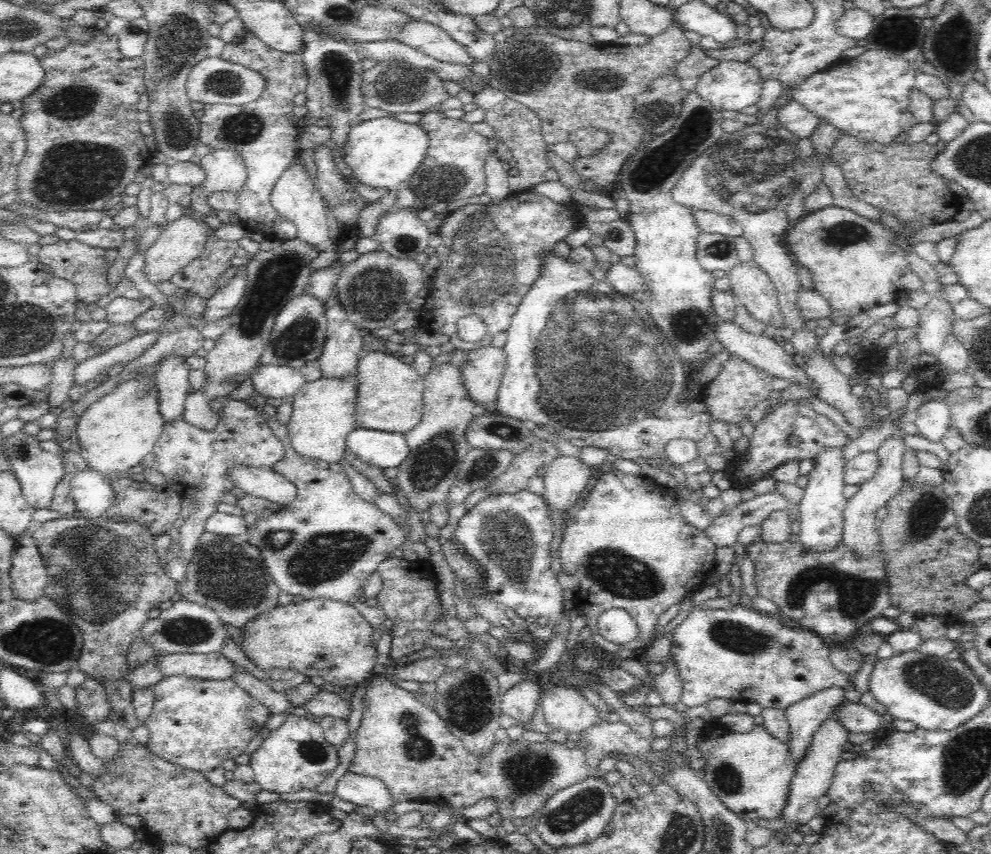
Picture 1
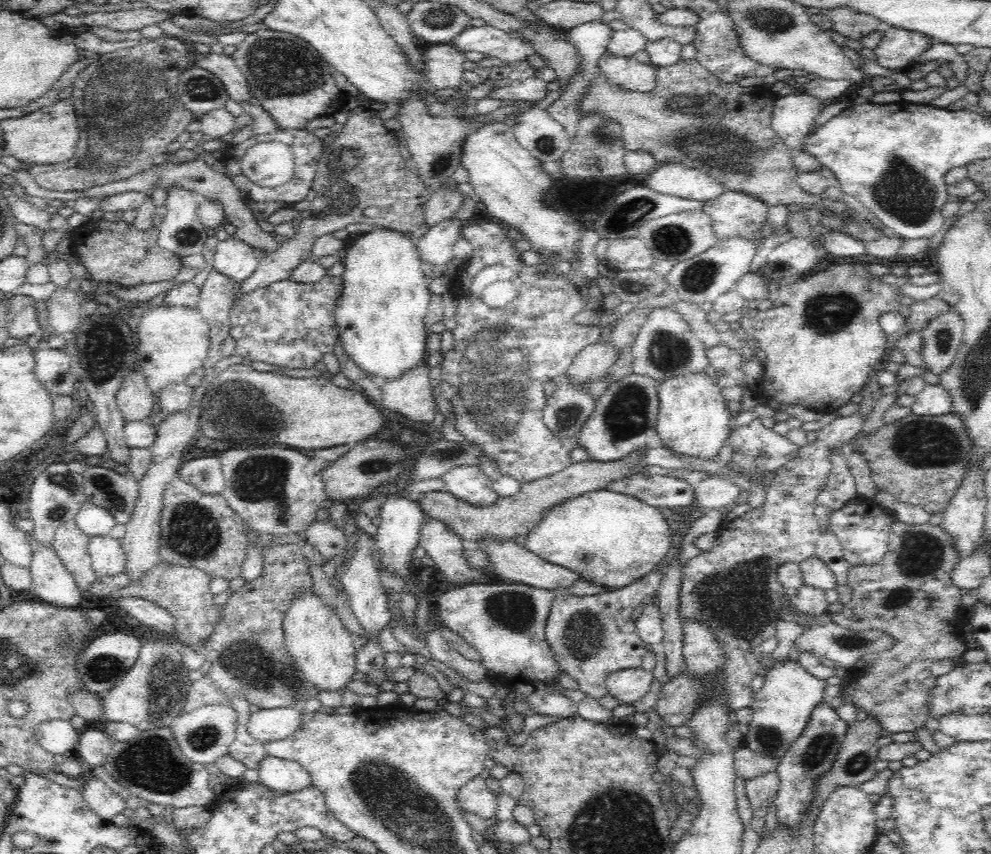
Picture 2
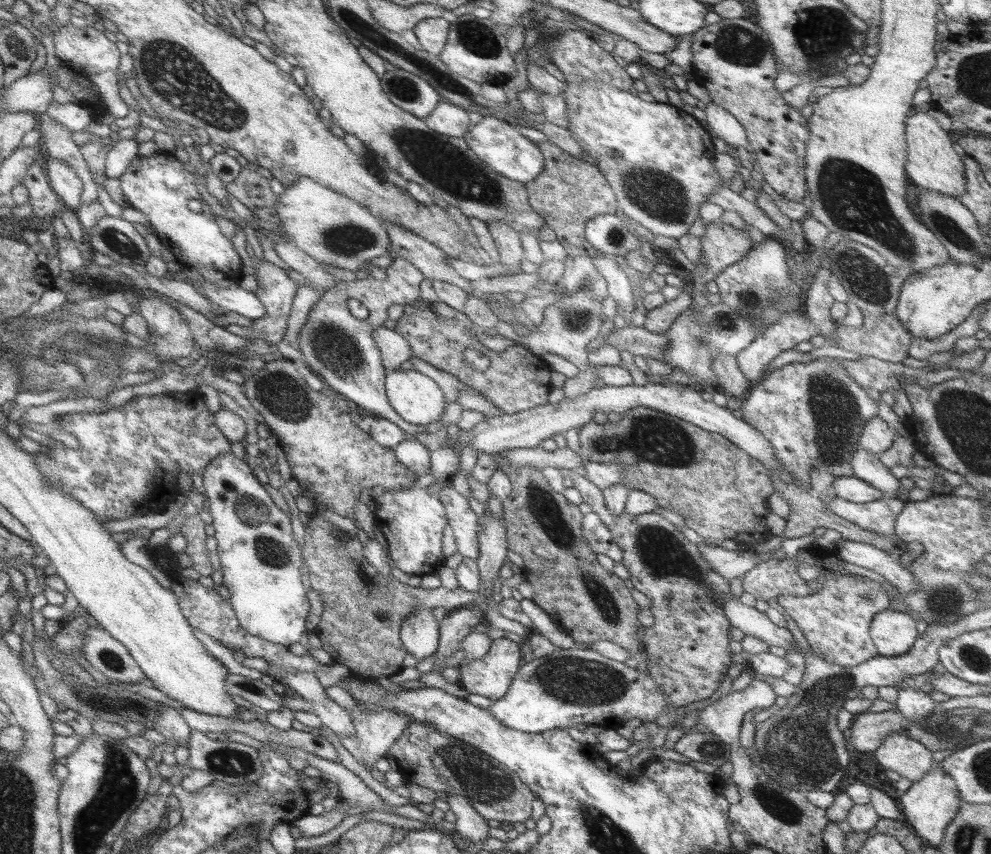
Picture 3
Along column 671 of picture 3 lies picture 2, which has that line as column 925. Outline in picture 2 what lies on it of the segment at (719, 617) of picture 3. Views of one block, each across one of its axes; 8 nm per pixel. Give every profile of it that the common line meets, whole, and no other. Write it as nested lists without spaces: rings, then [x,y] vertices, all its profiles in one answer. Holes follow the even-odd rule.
[[[902,522],[892,524],[890,534],[890,550],[878,566],[852,566],[848,570],[848,588],[852,590],[852,600],[840,614],[834,616],[834,624],[846,630],[862,632],[862,630],[884,630],[896,640],[896,646],[890,652],[880,654],[880,658],[860,660],[852,674],[852,692],[850,704],[858,710],[864,710],[870,718],[874,718],[880,730],[890,734],[898,732],[914,732],[916,728],[924,728],[930,716],[932,690],[938,686],[938,676],[934,676],[934,662],[954,662],[960,660],[968,646],[958,640],[958,608],[962,608],[962,592],[952,586],[952,574],[958,570],[958,560],[950,536],[946,530],[930,526],[906,526]]]

